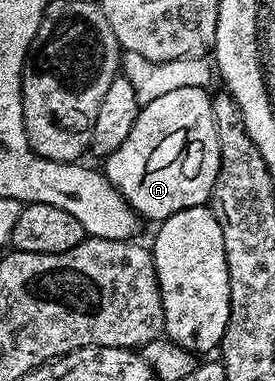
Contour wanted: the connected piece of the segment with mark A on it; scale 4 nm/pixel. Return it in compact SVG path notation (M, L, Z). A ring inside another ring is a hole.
M178 87L178 91L170 91L159 99L154 99L154 103L141 108L138 119L134 119L130 135L126 135L126 140L122 142L122 147L103 158L104 176L145 222L159 223L178 211L186 211L199 205L207 206L211 202L212 188L218 179L220 166L212 98L213 94L202 87Z

